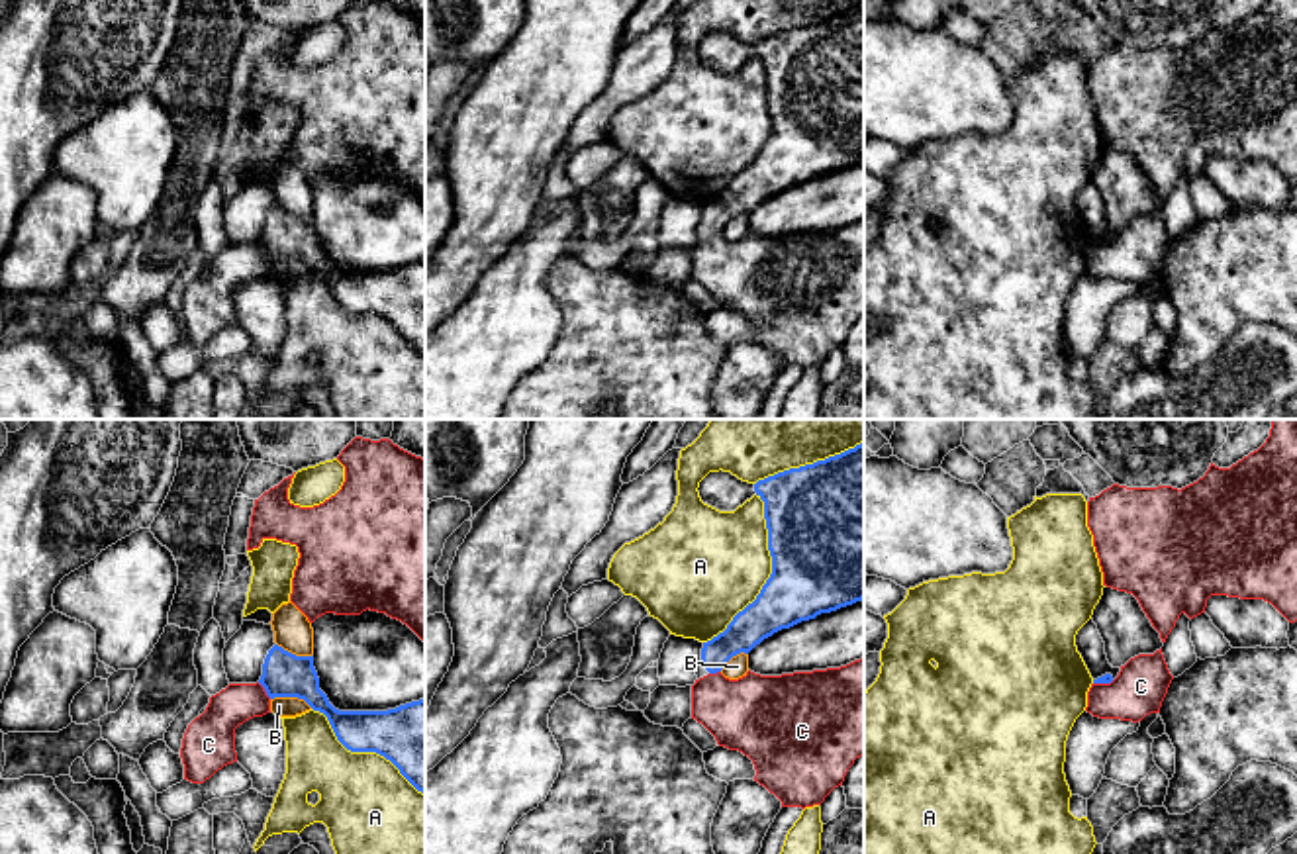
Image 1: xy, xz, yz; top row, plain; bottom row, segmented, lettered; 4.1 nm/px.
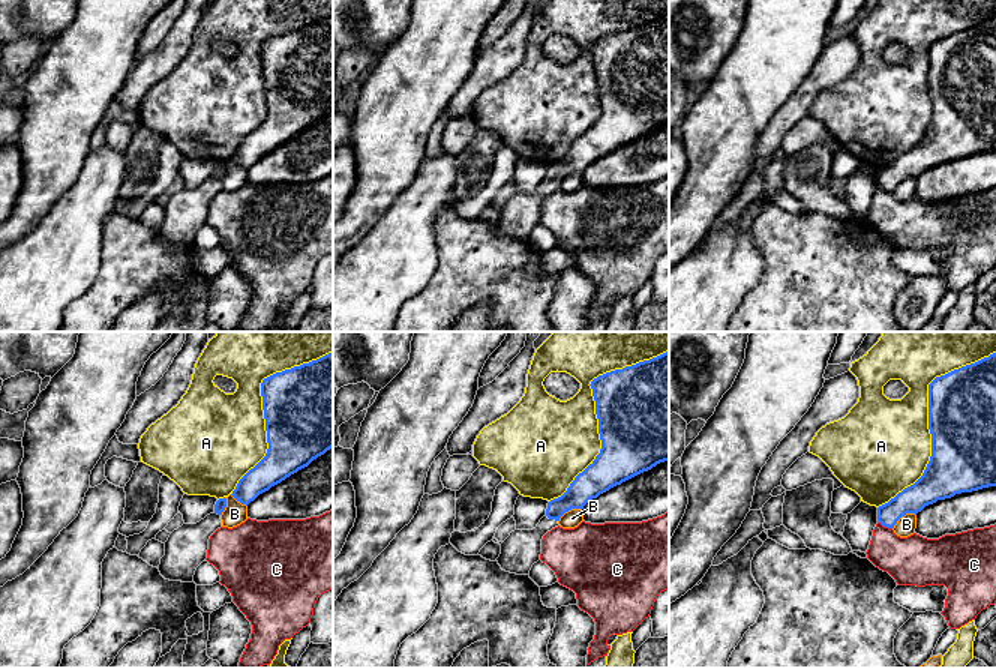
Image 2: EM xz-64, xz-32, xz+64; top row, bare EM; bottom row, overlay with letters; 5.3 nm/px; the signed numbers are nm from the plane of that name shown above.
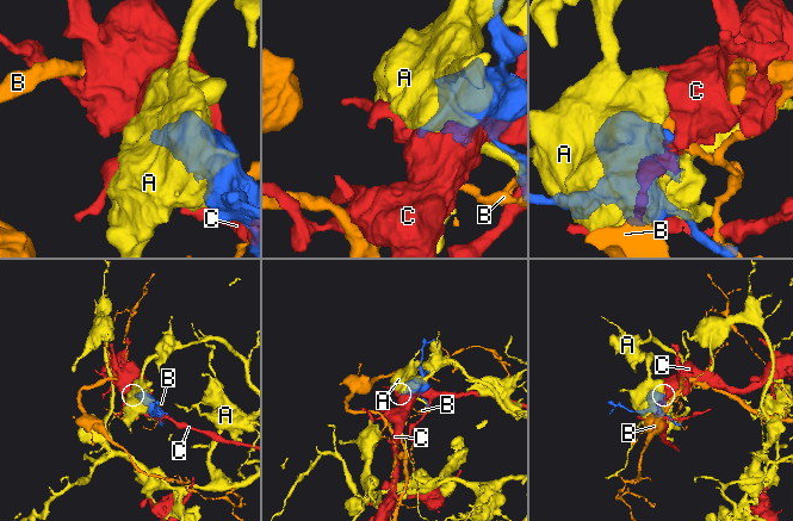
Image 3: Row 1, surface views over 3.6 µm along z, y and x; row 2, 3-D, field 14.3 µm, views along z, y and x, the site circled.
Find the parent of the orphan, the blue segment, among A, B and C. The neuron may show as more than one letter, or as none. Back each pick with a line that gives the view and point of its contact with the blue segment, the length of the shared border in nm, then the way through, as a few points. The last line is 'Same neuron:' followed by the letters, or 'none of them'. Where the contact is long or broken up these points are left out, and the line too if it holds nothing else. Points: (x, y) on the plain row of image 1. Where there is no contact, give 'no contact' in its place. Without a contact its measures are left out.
Same neuron: none of them

